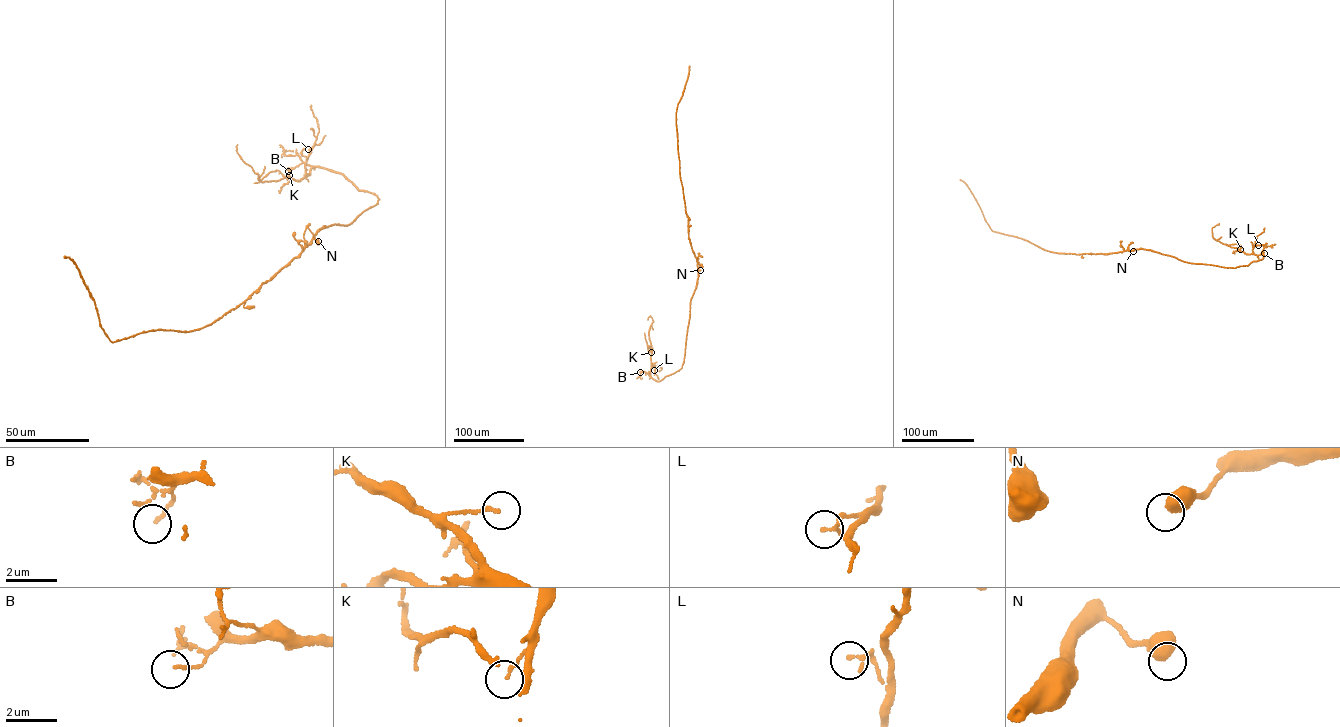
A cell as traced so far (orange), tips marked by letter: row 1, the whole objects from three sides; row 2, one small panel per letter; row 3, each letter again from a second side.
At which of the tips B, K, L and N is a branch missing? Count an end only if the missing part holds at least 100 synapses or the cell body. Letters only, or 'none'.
none

